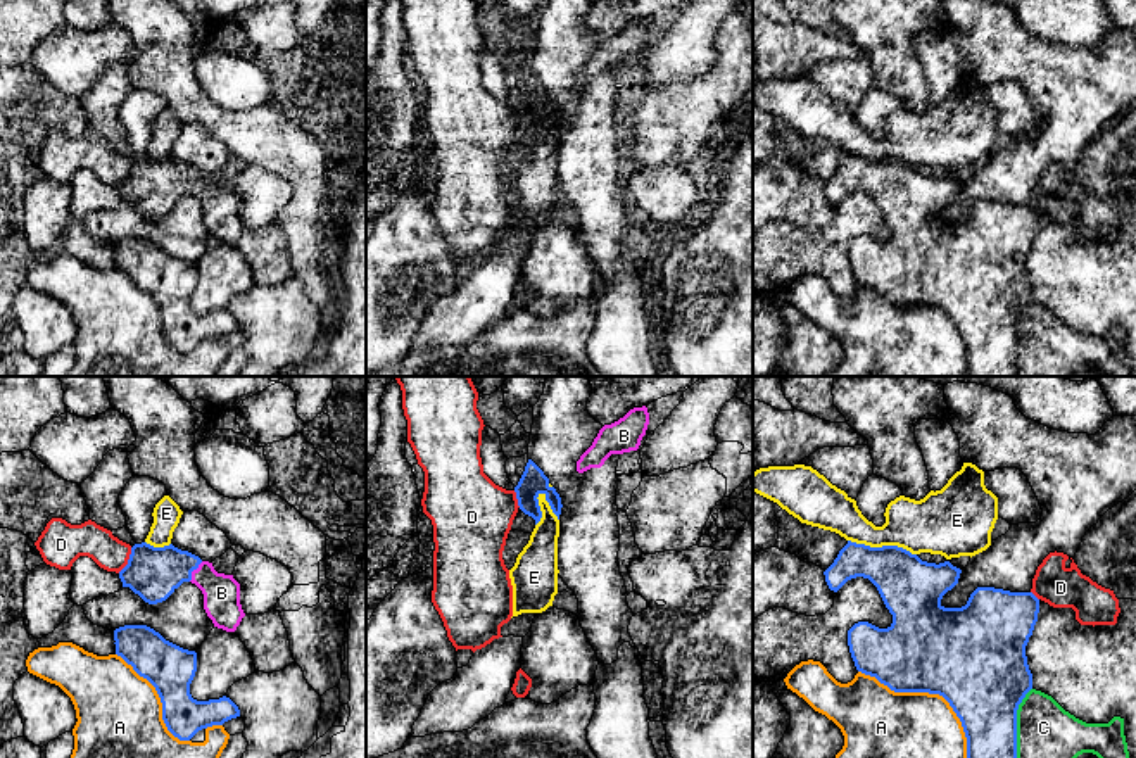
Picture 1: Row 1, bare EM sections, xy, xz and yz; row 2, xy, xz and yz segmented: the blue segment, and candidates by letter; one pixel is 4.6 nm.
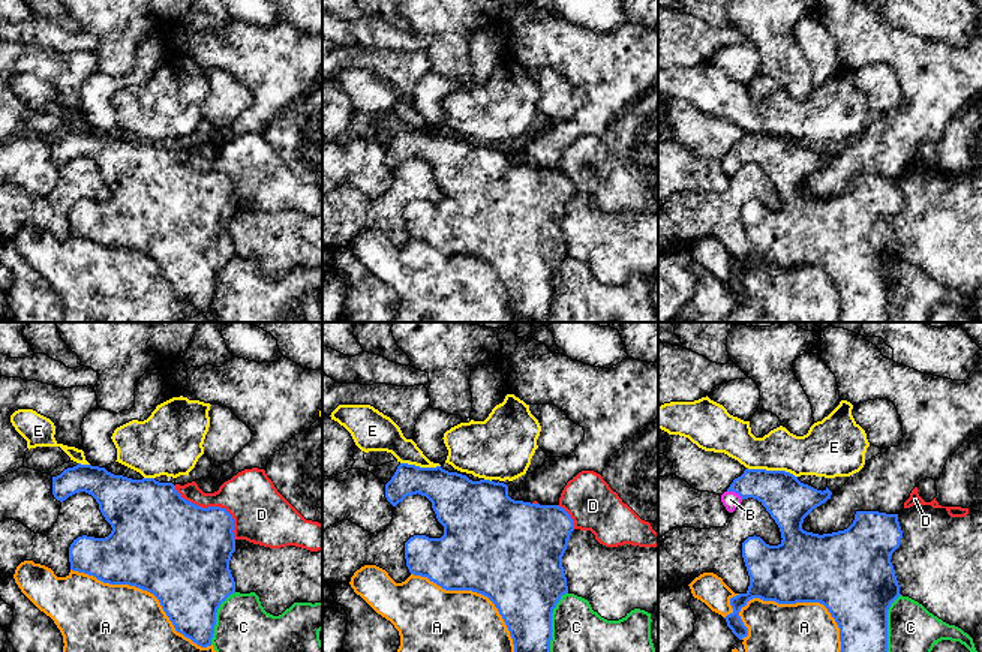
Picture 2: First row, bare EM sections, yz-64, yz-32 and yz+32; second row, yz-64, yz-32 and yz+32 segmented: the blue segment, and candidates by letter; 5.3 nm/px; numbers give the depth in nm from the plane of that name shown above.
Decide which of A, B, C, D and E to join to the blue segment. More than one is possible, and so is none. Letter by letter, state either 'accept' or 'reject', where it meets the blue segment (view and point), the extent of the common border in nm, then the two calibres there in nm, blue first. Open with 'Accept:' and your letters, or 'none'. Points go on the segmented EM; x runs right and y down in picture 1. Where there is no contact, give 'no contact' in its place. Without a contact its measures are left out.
Accept: B
A: reject; meets blue in yz at (931, 693); contact 650 nm long; 460 nm thick on the blue side, 320 nm on the other
B: accept; meets blue in xy at (192, 570); contact 120 nm long; 240 nm thick on the blue side, 180 nm on the other
C: reject; meets blue in yz at (1016, 722); contact 340 nm long; 400 nm thick on the blue side, 260 nm on the other
D: reject; meets blue in xy at (128, 560); contact 140 nm long; 240 nm thick on the blue side, 160 nm on the other
E: reject; meets blue in yz at (883, 546); contact 320 nm long; 280 nm thick on the blue side, 260 nm on the other

